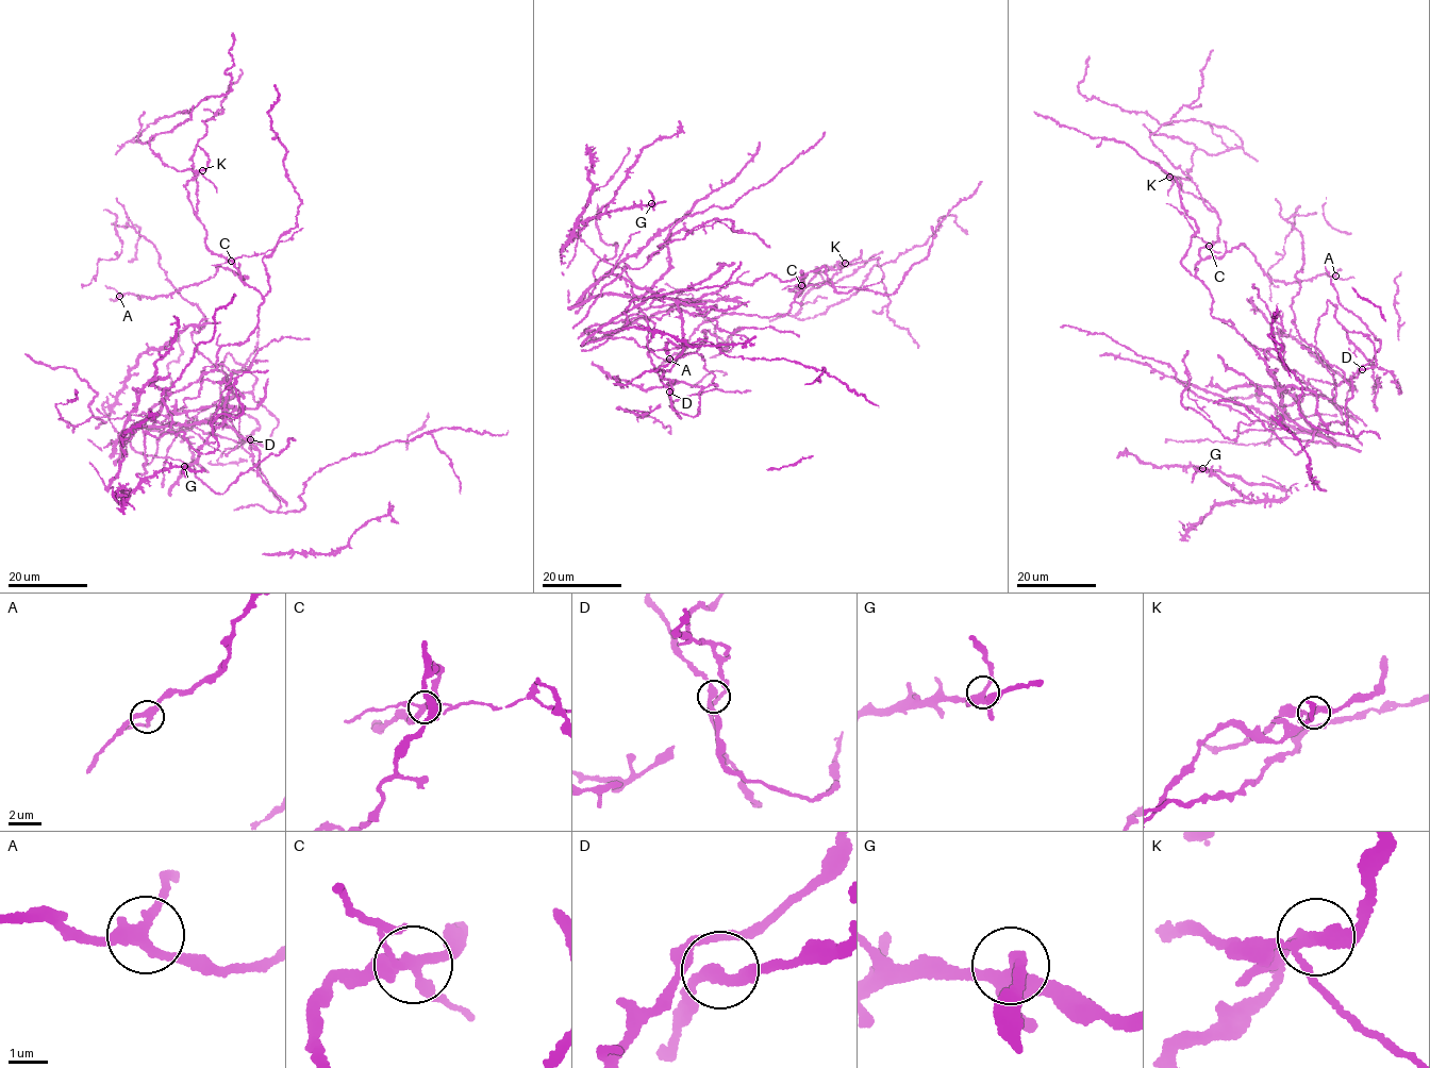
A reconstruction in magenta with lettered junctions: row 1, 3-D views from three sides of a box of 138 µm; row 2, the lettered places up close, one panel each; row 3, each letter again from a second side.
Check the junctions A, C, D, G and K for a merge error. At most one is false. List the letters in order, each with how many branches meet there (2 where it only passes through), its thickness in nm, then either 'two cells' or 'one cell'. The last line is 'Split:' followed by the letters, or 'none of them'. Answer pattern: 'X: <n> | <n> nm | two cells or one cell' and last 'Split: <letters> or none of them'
A: 3 | 280 nm | one cell
C: 4 | 280 nm | two cells
D: 4 | 240 nm | one cell
G: 4 | 360 nm | one cell
K: 4 | 240 nm | one cell
Split: C

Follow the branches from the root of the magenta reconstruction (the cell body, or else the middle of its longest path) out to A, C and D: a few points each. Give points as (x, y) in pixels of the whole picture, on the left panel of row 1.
A: (199, 413), (163, 457), (125, 440), (246, 341), (262, 295), (220, 267), (119, 296)
C: (199, 413), (163, 457), (125, 440), (258, 326), (262, 295), (230, 261)
D: (199, 413), (218, 400), (234, 396), (228, 403), (228, 411), (239, 443), (251, 453), (250, 439)

